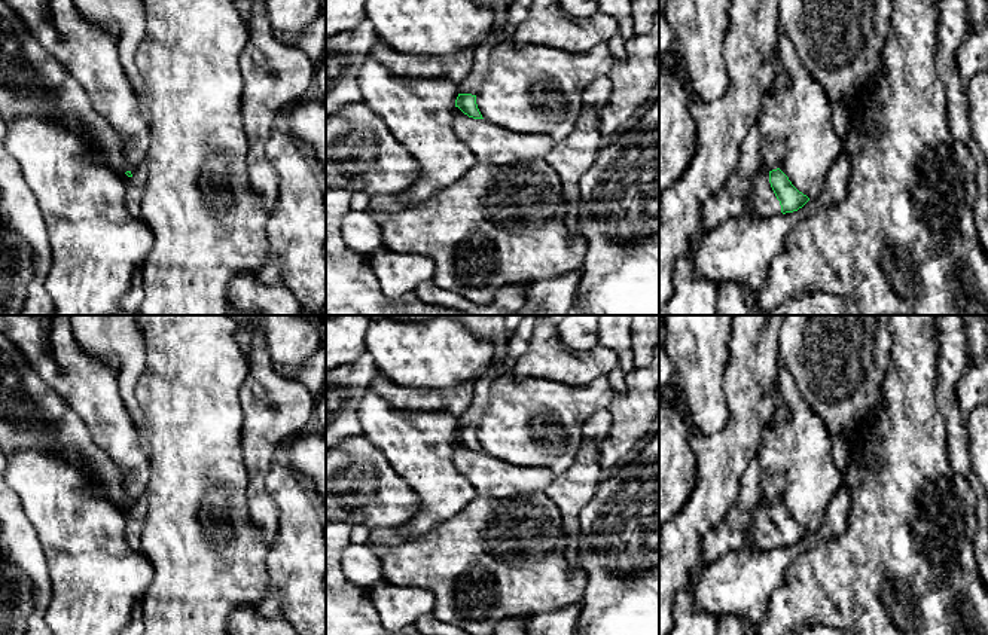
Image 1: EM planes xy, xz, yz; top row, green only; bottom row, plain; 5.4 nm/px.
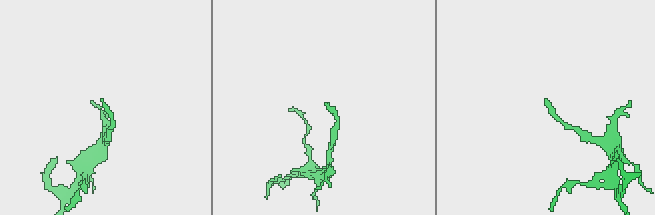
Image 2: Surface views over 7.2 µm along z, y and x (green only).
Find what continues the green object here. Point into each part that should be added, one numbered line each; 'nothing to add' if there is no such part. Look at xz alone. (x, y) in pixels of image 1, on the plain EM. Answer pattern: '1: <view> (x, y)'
1: xz (493, 327)

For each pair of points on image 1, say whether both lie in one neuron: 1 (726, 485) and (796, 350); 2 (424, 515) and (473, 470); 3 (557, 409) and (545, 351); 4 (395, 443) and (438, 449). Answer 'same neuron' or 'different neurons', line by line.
1: different neurons
2: different neurons
3: different neurons
4: same neuron

